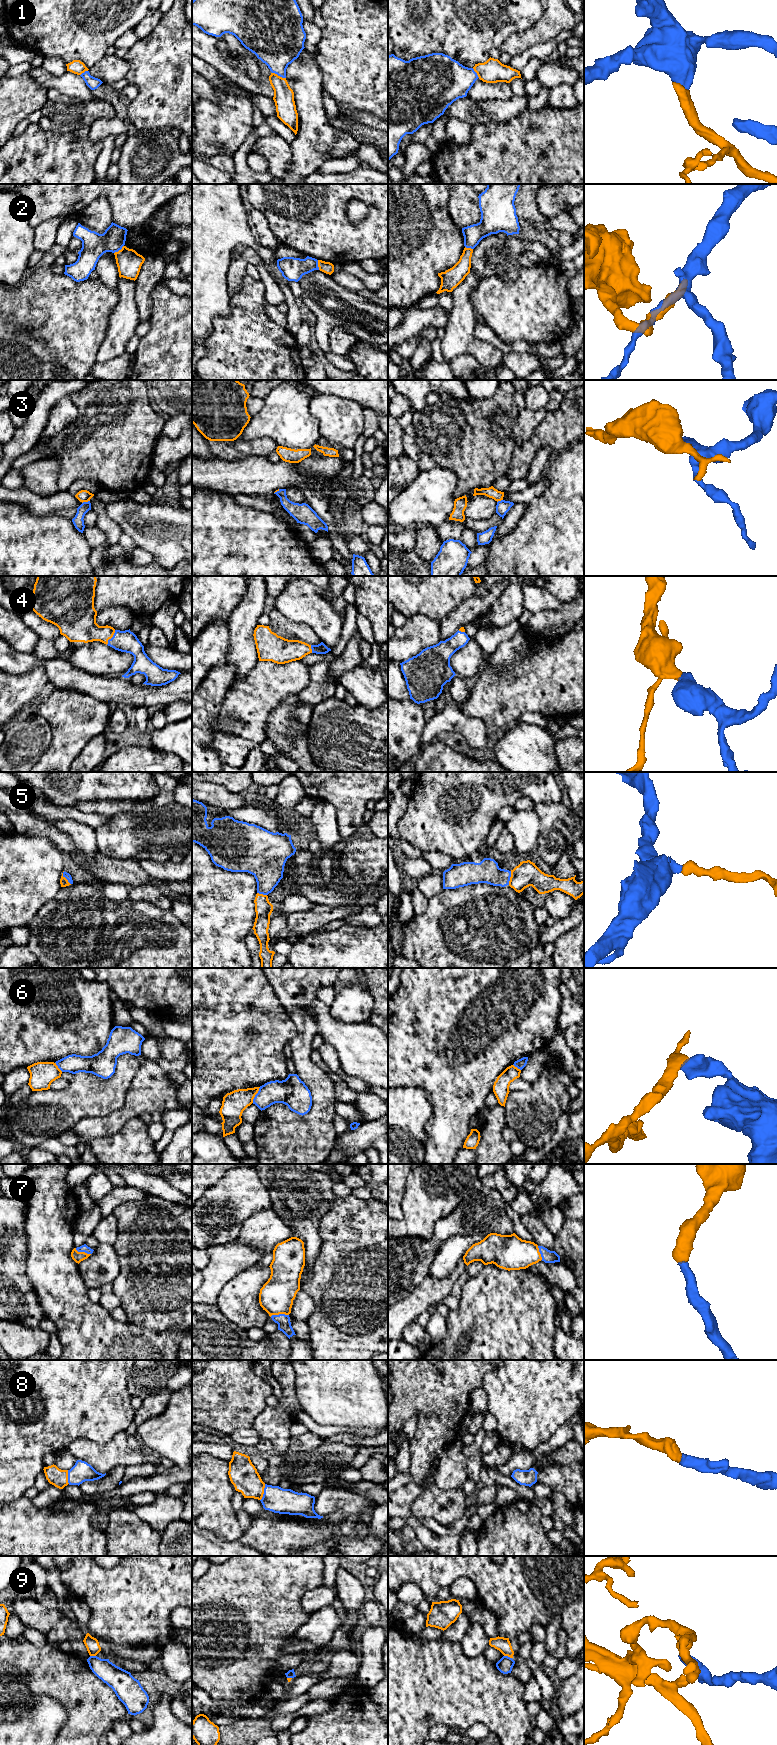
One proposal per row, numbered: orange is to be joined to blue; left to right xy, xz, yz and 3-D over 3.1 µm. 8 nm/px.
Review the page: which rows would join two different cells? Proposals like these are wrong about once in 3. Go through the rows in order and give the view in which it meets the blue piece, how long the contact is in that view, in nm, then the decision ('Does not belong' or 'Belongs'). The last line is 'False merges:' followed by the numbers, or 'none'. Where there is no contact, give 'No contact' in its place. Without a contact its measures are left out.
1: Touches blue in xz. Shared border 120 nm. Belongs
2: Touches blue in xy. Shared border 100 nm. Does not belong
3: Touches blue in xy. Shared border 70 nm. Does not belong
4: Touches blue in xy. Shared border 140 nm. Belongs
5: Touches blue in xy. Shared border 130 nm. Belongs
6: Touches blue in xz. Shared border 140 nm. Does not belong
7: Touches blue in xz. Shared border 150 nm. Belongs
8: Touches blue in xz. Shared border 140 nm. Belongs
9: Touches blue in yz. Shared border 70 nm. Does not belong
False merges: 2, 3, 6, 9

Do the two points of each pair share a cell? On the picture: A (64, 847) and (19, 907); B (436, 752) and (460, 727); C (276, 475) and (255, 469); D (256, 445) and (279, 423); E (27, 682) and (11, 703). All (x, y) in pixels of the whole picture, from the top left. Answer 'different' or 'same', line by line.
A: different
B: different
C: same
D: different
E: same

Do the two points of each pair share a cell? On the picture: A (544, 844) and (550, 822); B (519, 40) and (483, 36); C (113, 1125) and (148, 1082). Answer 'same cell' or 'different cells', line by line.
A: same cell
B: different cells
C: same cell

